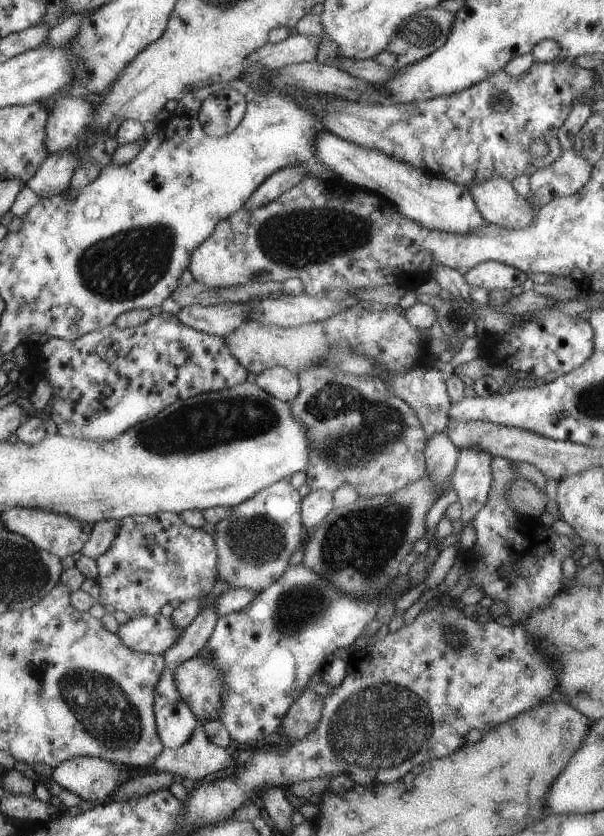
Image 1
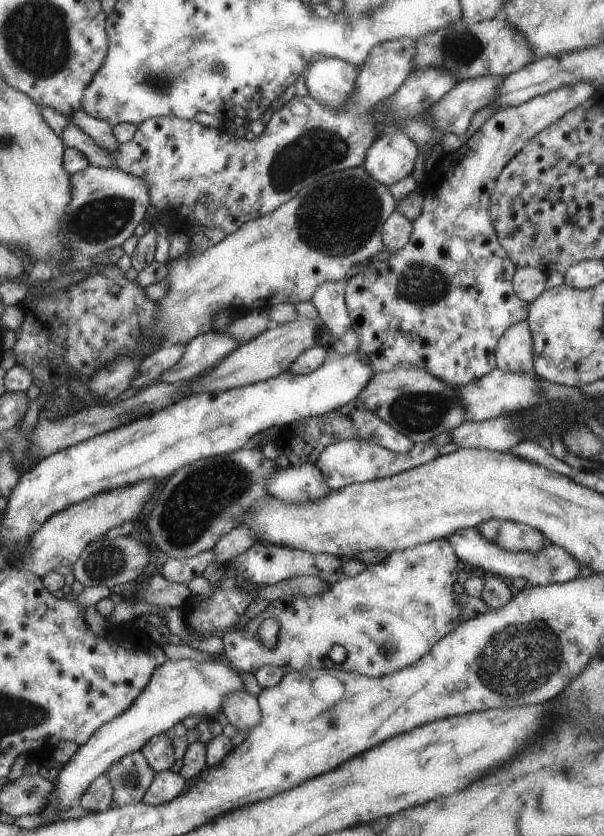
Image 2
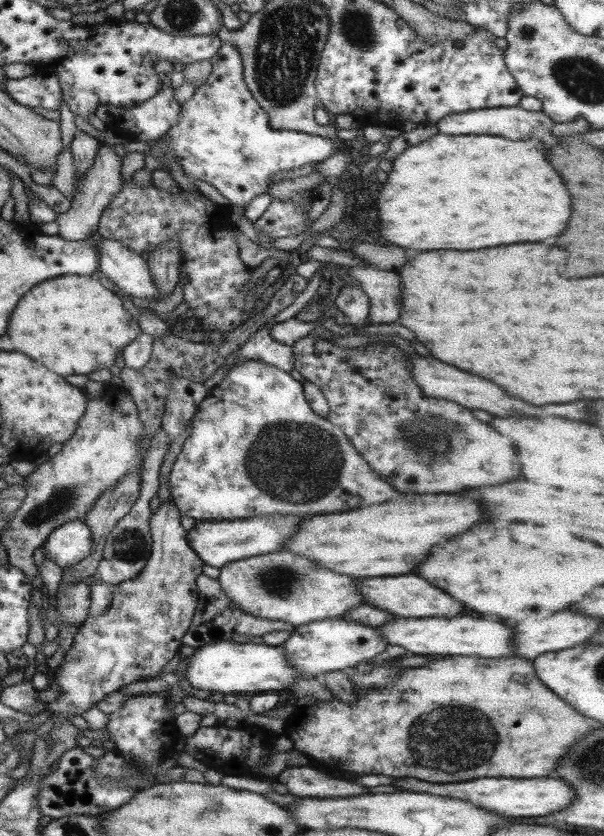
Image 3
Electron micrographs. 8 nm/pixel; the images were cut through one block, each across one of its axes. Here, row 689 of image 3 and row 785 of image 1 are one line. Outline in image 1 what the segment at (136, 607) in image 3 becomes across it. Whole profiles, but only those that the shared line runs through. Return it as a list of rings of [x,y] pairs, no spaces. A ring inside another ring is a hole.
[[[84,756],[60,762],[49,777],[63,790],[97,807],[107,804],[111,792],[127,781],[127,772],[129,765]]]

